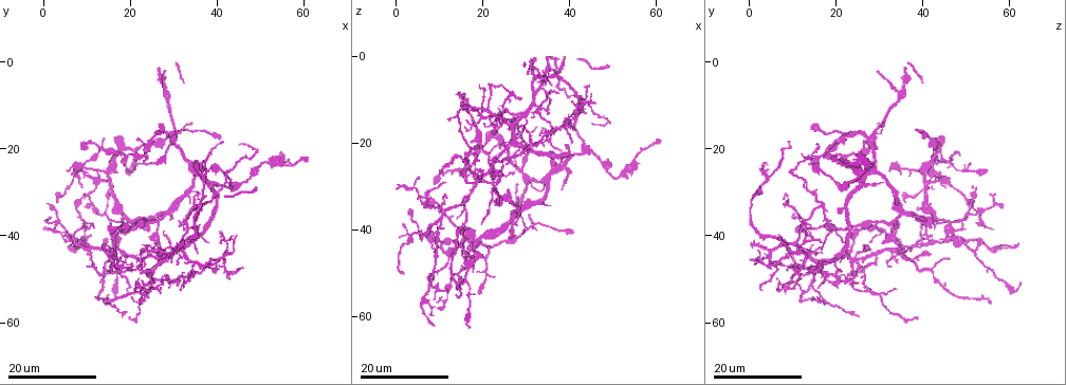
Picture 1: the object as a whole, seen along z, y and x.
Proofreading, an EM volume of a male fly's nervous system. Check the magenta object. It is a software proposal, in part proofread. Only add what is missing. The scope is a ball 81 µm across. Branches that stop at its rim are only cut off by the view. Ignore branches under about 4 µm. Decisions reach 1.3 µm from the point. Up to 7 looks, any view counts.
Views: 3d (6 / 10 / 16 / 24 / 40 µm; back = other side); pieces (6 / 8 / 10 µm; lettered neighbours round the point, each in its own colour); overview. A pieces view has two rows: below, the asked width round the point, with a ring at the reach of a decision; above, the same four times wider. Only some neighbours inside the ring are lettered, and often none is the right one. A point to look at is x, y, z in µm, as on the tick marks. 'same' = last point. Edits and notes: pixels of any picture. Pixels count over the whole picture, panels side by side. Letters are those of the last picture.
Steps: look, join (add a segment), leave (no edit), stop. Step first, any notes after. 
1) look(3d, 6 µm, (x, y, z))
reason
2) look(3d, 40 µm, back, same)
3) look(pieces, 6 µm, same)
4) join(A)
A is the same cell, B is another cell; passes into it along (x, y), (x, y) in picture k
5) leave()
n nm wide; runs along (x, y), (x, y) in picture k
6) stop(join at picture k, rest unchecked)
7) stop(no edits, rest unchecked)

look(3d, 24 µm, (40.5, 17.0, 40.5))
long arm stops here

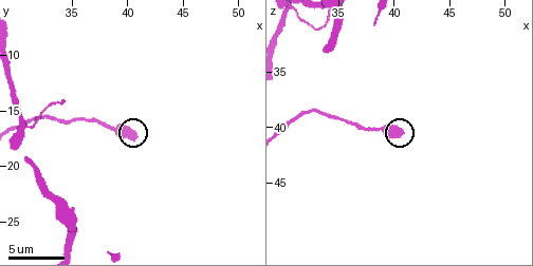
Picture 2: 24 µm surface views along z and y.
look(pieces, 8 µm, (40.6, 17.4, 40.6))

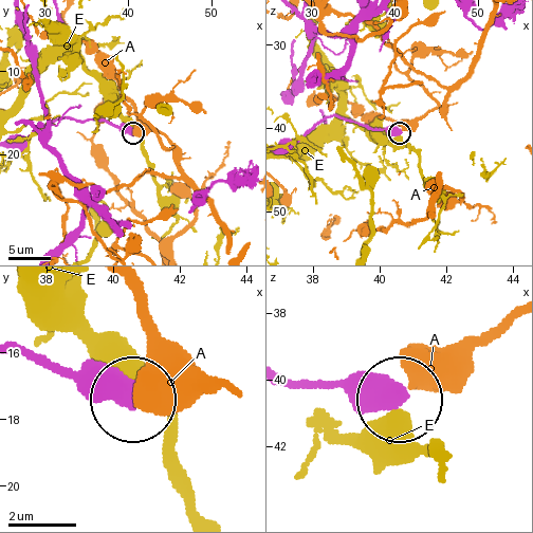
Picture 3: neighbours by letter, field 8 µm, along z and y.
leave()
540 nm wide; A and E are other cells; runs along (283, 375), (378, 382), (400, 396) in picture 3; no lettered segment goes on from it

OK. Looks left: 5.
look(3d, 16 µm, (11.0, 37.0, 29.5))
tapers out

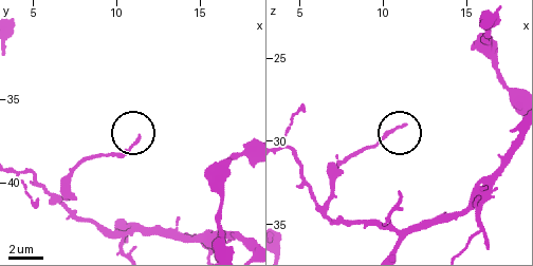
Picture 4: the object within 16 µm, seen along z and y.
look(3d, 10 µm, (11.4, 37.2, 29.1))

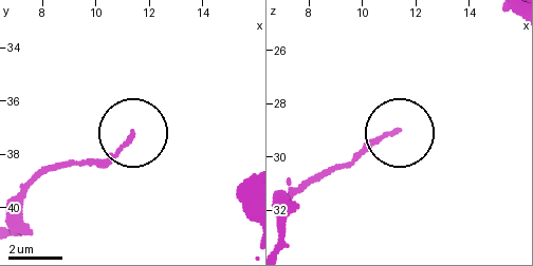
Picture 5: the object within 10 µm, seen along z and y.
look(pieces, 10 µm, (11.4, 37.2, 29.1))

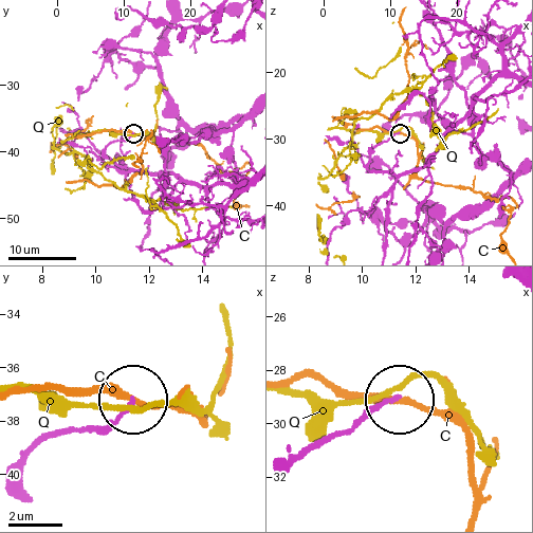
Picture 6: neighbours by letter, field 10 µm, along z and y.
leave()
C and Q are other cells; none of them fits

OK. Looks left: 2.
look(3d, 24 µm, (10.0, 47.5, 26.5))
tapers out

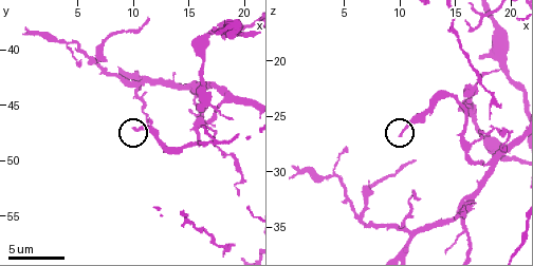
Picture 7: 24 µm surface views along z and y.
look(pieces, 8 µm, (10.2, 47.0, 26.6))

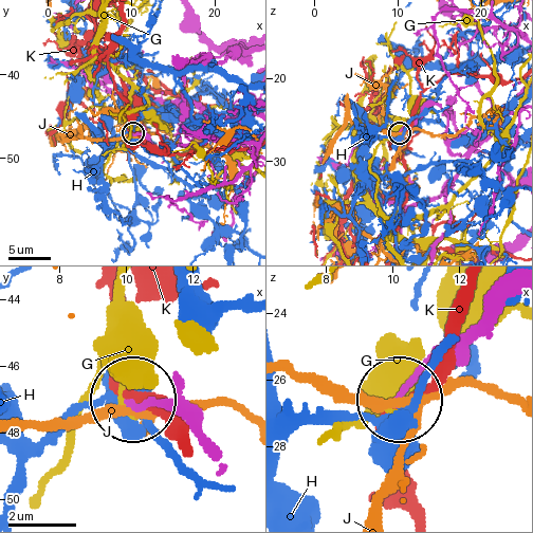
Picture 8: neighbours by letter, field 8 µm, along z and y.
leave()
160 nm wide; G, H, J and K are other cells; runs along (512, 288), (403, 393) in picture 8; none of them fits

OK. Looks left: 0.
stop(no edits, rest unchecked)

